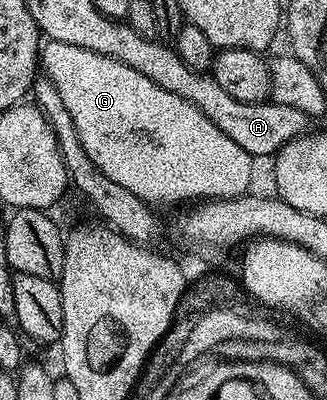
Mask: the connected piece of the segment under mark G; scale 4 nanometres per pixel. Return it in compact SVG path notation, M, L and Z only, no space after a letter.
M46 40L40 46L40 70L52 80L56 92L60 92L64 108L68 108L72 116L72 124L76 124L76 136L80 136L80 144L84 144L84 152L88 152L92 164L96 164L108 180L116 180L120 188L128 188L128 192L140 196L142 202L154 208L178 206L181 202L198 204L203 200L241 198L249 191L246 189L254 178L256 165L254 155L244 152L236 140L228 140L196 104L184 100L184 96L176 96L176 92L168 92L168 88L160 88L160 84L152 84L152 80L136 72L136 68L100 56L100 52L76 48L76 44Z

